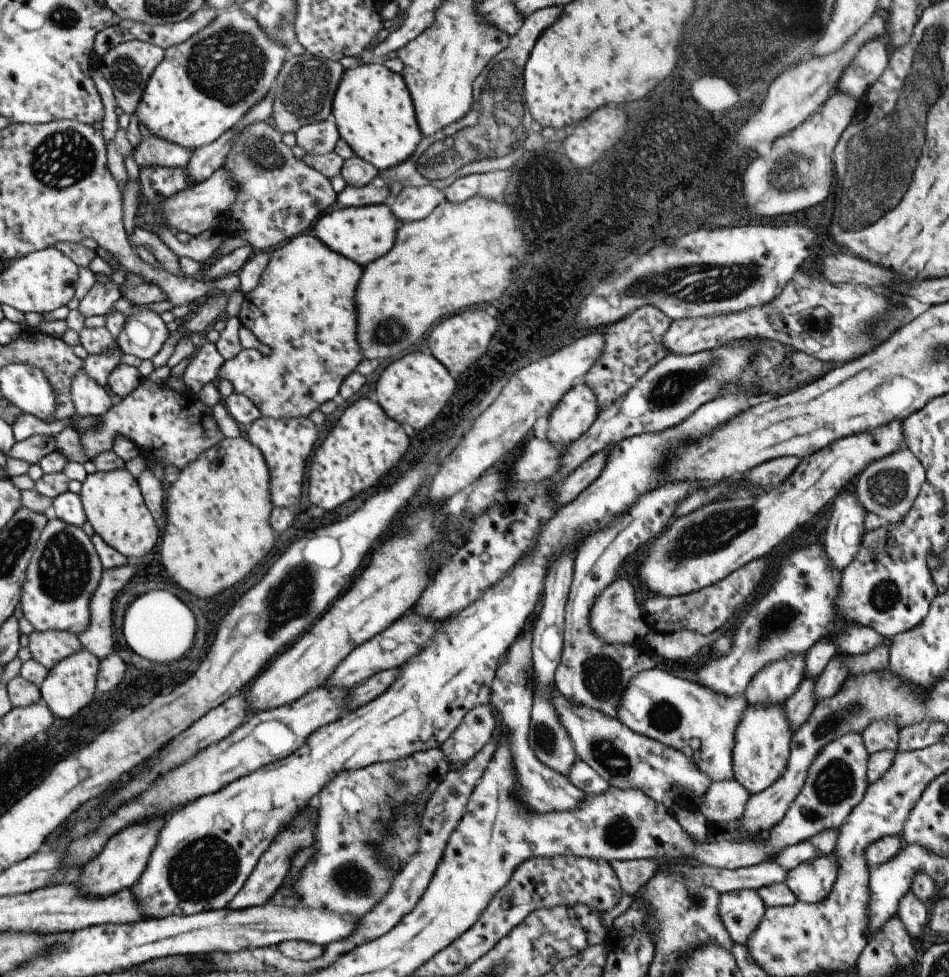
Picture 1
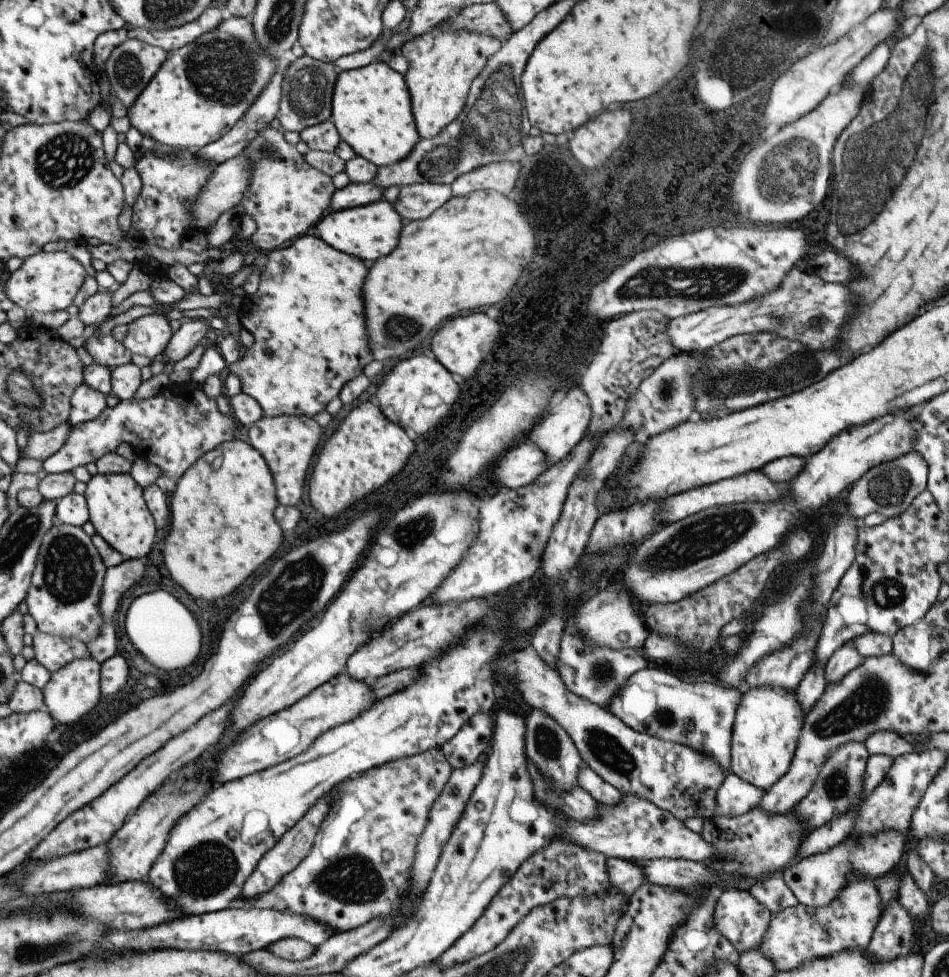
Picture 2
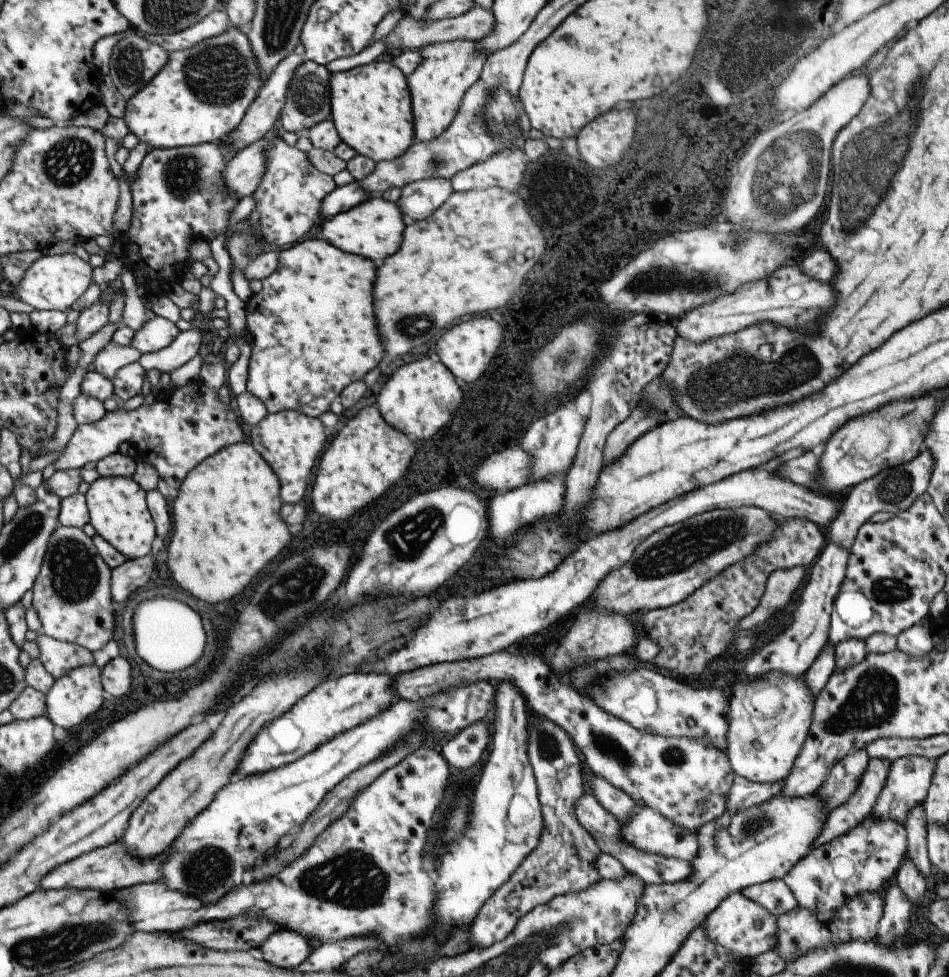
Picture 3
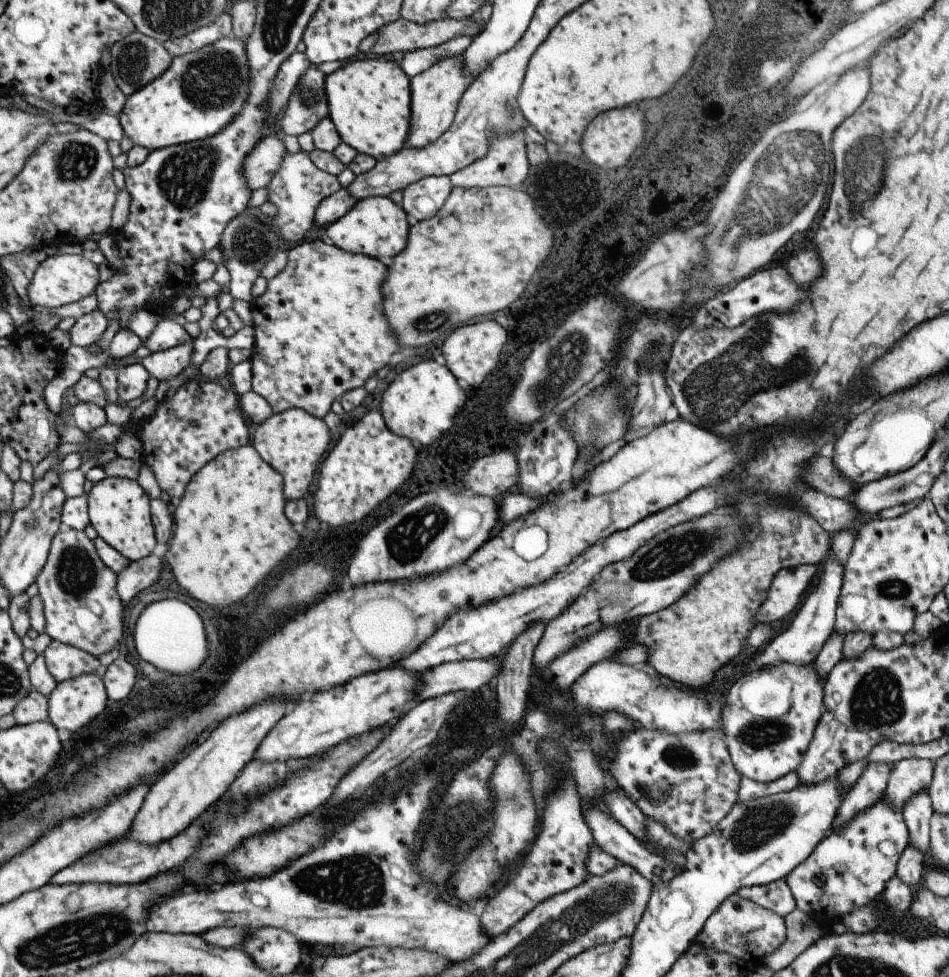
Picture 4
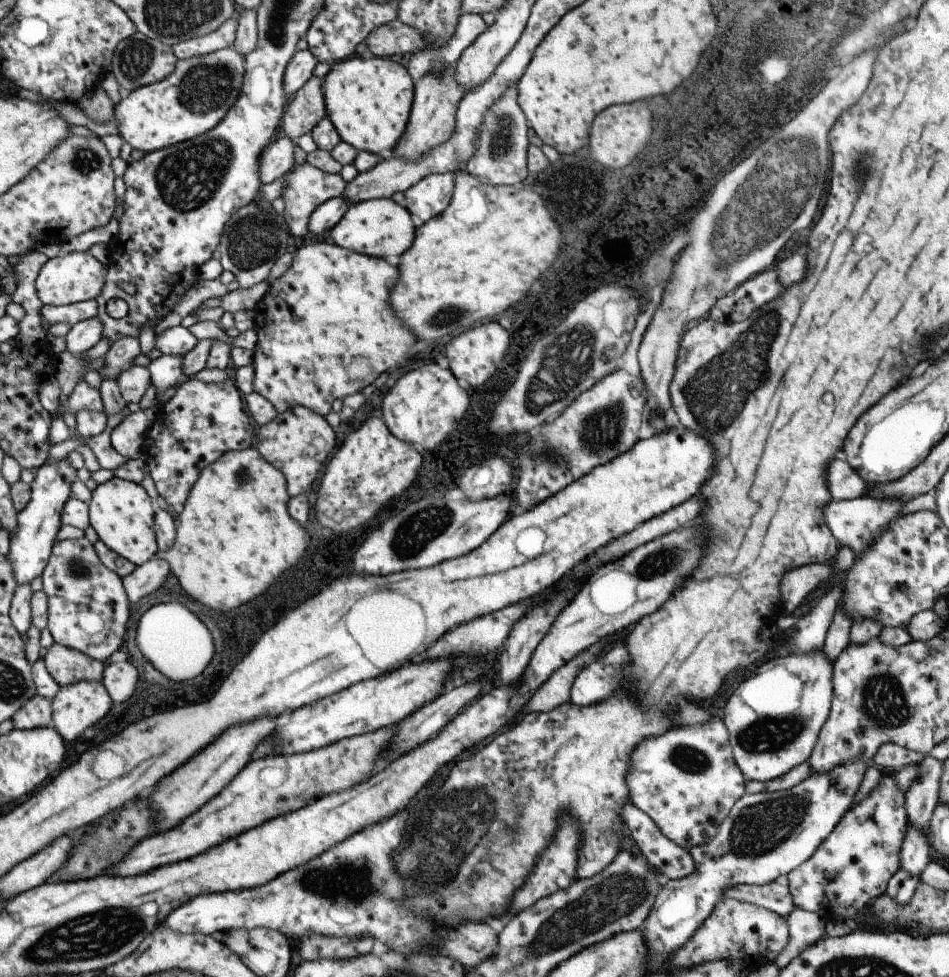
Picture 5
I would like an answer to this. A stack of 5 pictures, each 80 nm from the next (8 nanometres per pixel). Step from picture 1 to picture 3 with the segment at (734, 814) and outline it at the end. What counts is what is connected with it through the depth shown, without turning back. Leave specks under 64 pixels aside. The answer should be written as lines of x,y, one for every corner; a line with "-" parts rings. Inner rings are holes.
735,775
726,796
726,810
743,810
769,800
773,795
779,795
782,792
783,784
783,781
754,783

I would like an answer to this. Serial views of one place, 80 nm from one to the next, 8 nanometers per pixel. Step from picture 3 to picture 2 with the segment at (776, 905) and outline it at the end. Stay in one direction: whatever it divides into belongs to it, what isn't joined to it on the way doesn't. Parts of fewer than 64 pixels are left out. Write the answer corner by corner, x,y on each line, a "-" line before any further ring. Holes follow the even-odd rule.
777,874
755,881
747,892
770,913
779,912
787,907
791,908
798,903
783,882
781,875

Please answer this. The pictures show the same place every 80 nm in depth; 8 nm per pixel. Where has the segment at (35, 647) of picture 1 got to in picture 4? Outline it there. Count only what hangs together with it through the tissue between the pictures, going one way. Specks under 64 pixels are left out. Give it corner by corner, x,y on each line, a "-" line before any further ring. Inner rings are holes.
56,640
49,642
42,655
47,672
51,674
56,683
82,674
97,674
102,670
97,657

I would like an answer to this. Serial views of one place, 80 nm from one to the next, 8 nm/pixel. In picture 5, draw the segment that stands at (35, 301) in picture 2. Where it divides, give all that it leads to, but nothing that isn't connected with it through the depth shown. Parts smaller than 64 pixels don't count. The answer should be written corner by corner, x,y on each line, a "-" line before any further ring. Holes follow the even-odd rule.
72,251
48,259
34,281
35,296
42,305
71,305
85,300
95,299
103,286
106,267
101,265
87,251

